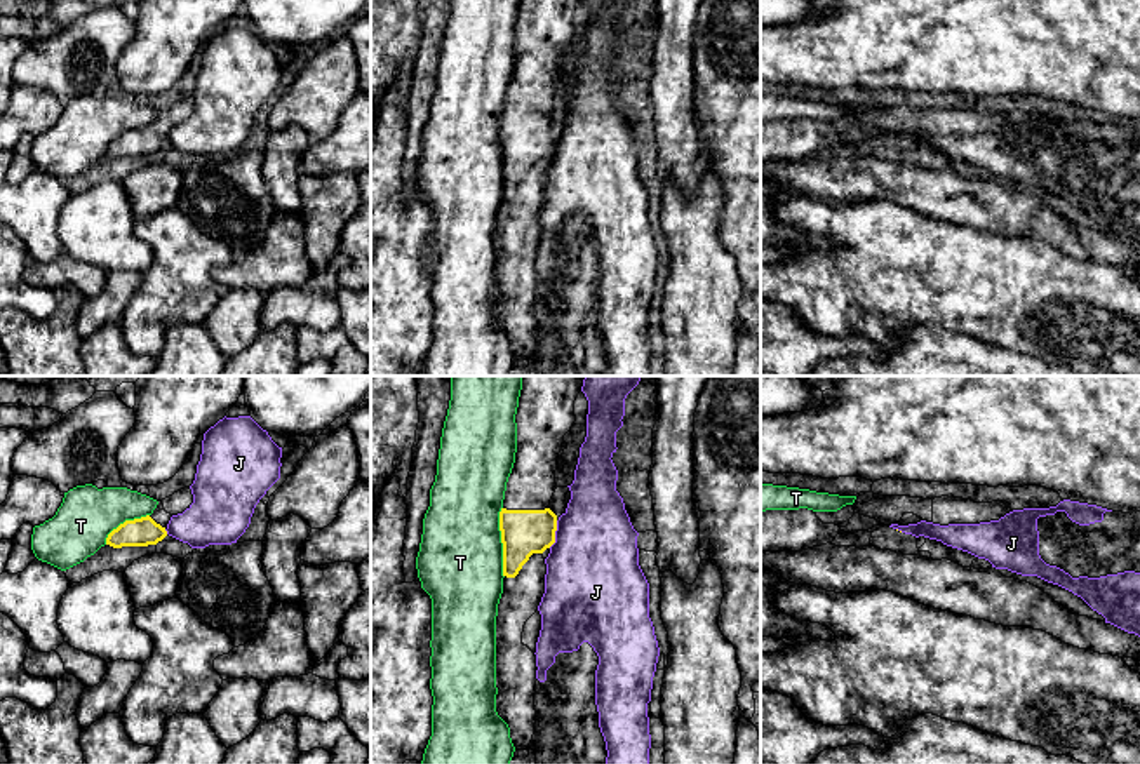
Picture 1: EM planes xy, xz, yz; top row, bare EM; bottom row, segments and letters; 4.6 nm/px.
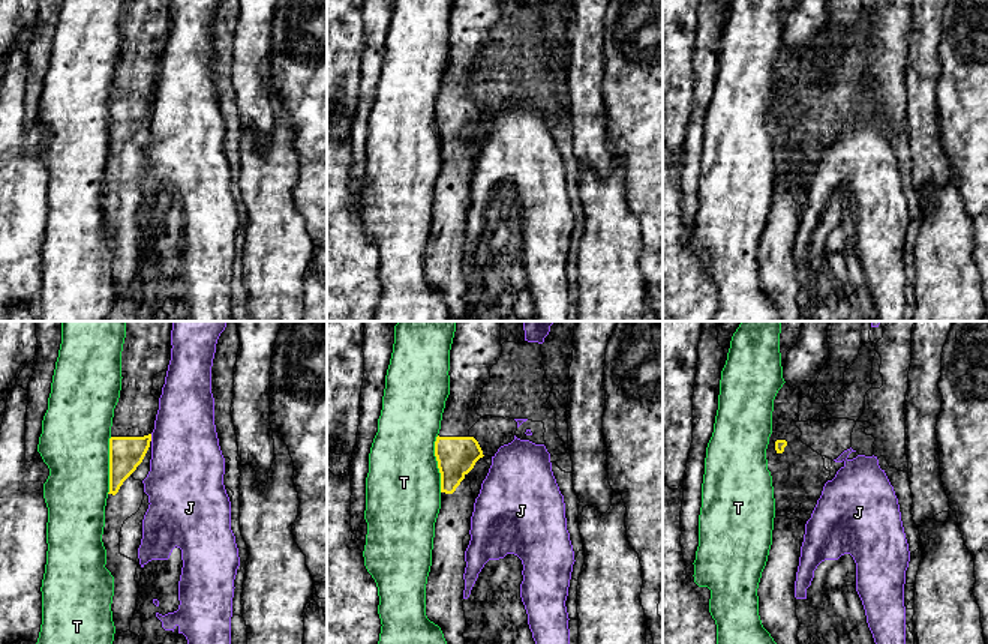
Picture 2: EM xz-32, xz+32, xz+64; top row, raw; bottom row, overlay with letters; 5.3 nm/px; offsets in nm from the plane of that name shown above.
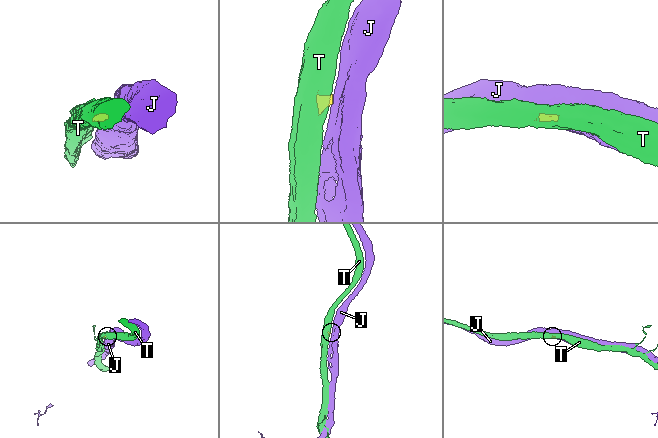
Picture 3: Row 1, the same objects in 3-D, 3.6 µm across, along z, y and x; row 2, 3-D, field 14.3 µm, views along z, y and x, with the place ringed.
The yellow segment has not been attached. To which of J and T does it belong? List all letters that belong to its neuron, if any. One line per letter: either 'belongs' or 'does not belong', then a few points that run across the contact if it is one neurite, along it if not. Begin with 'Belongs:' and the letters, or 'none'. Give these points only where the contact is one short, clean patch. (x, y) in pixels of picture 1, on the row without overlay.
Belongs: none
J: does not belong; line xz (557, 131), (554, 152), (549, 157)
T: does not belong; line xz (502, 117), (503, 187)

